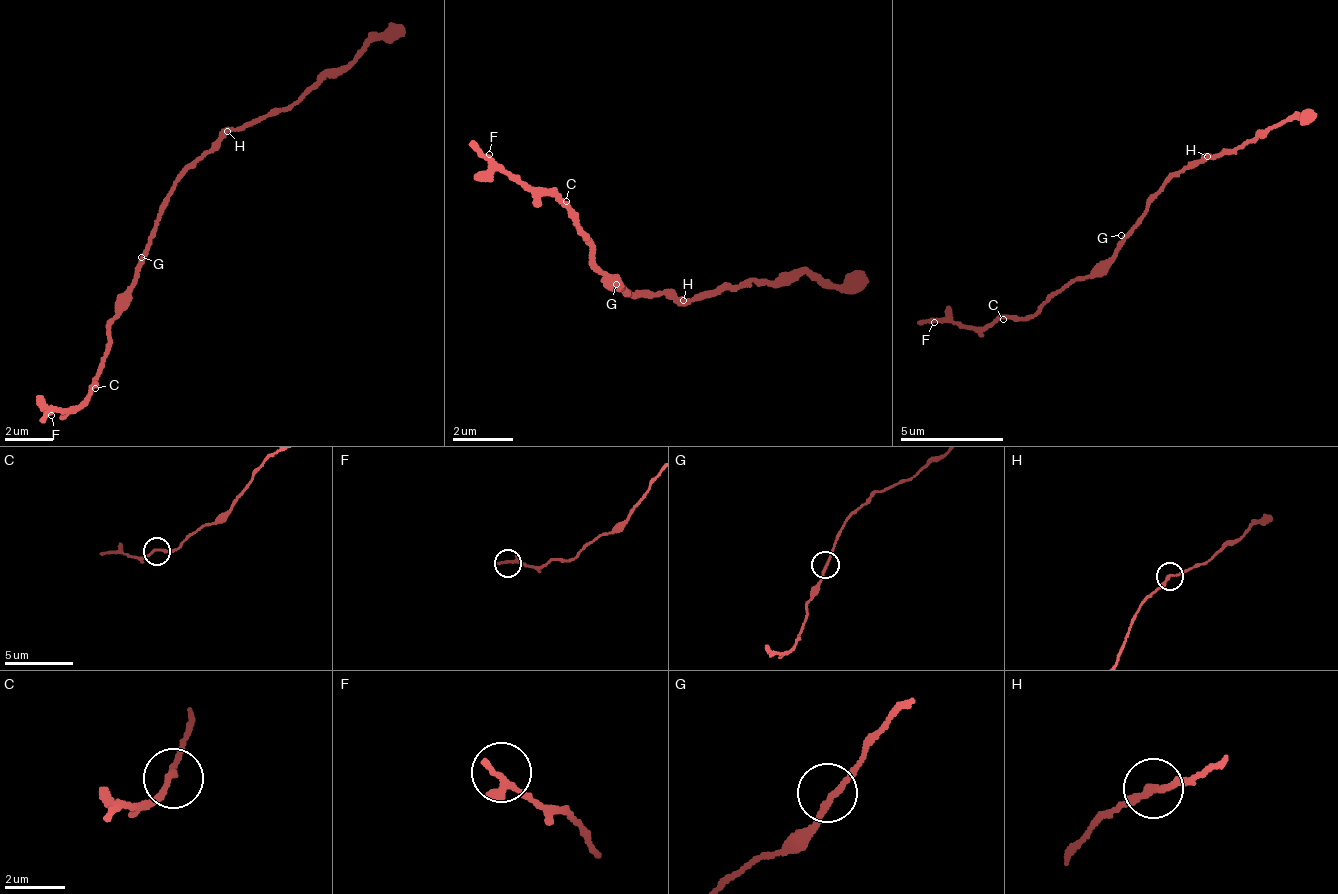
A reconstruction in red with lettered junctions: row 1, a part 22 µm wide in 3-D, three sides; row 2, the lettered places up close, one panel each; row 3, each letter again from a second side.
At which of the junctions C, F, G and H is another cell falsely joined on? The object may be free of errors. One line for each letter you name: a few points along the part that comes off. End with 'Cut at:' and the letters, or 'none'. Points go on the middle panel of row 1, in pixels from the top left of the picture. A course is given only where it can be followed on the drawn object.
Cut at: none

